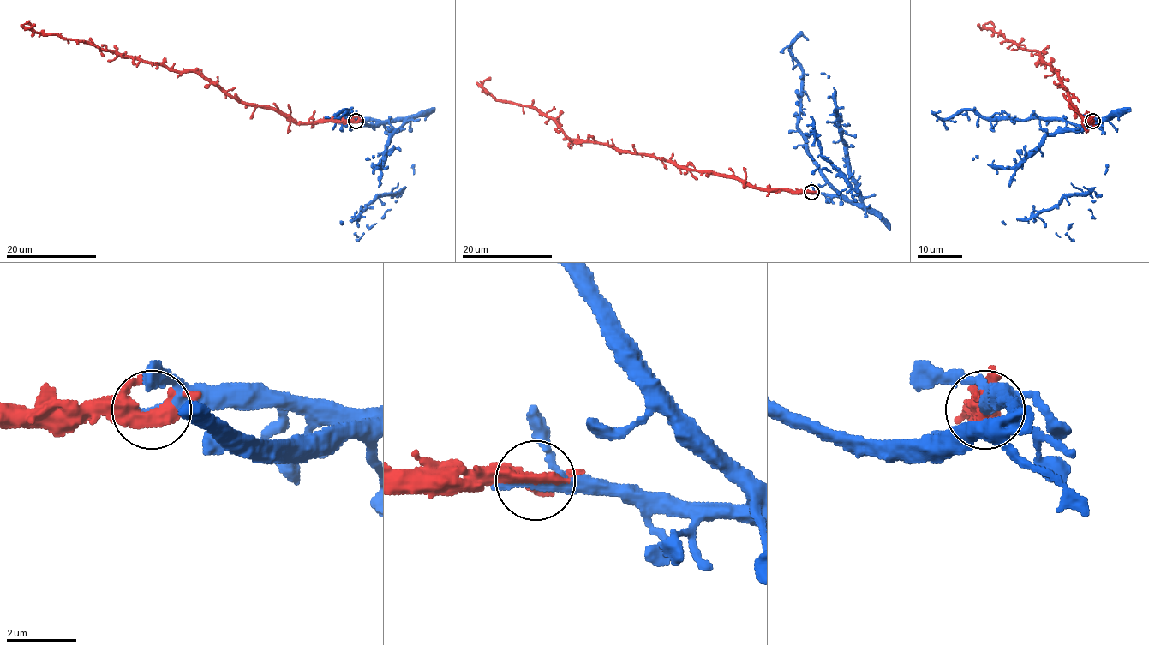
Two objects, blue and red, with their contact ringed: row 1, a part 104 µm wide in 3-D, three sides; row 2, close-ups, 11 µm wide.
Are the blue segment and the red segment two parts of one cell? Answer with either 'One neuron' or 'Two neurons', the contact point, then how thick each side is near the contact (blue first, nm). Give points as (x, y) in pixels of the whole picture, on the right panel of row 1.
One neuron. Place: (1092, 121). Thickness 240 nm (blue) against 320 nm

